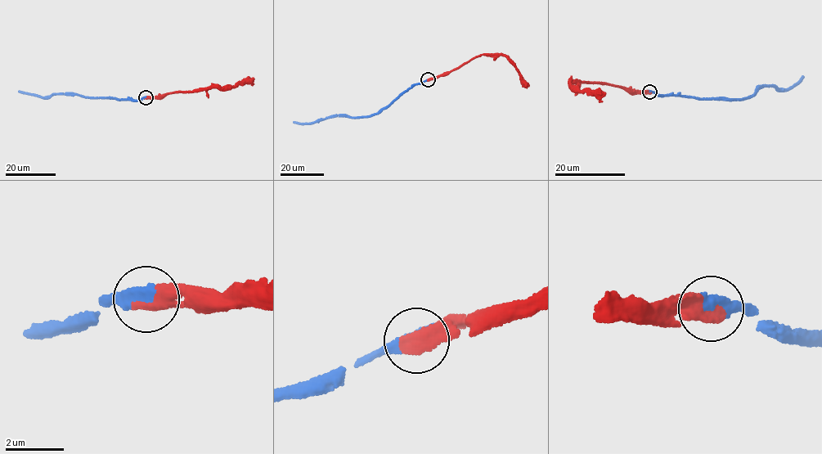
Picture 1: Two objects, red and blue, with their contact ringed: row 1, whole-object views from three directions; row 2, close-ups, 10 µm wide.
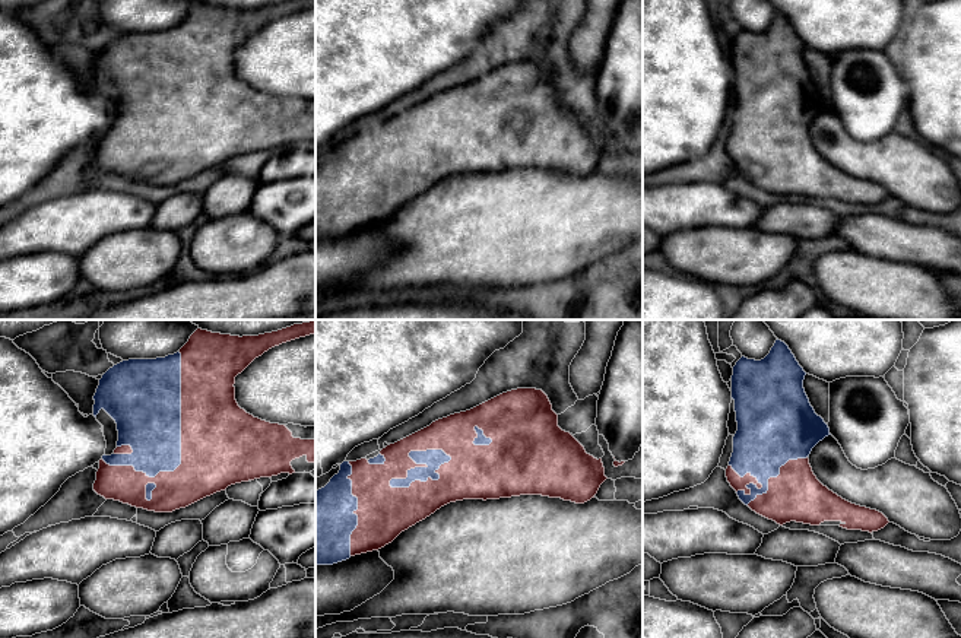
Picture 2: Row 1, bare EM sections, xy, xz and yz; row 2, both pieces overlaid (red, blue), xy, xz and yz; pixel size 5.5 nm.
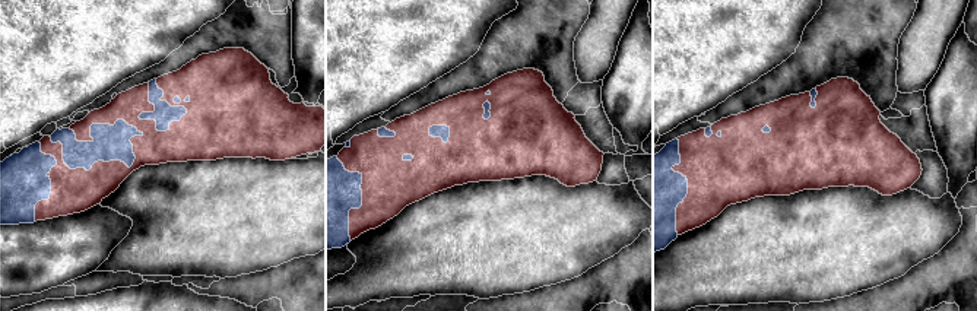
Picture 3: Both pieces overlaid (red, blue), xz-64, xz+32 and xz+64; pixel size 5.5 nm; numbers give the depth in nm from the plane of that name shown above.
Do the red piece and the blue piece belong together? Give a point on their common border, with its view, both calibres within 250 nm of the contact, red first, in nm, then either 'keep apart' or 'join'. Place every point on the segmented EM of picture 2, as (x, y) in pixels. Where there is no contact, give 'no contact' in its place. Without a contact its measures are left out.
meets red in xy at (181, 444); 440 nm thick on the red side, 360 nm on the other; join

